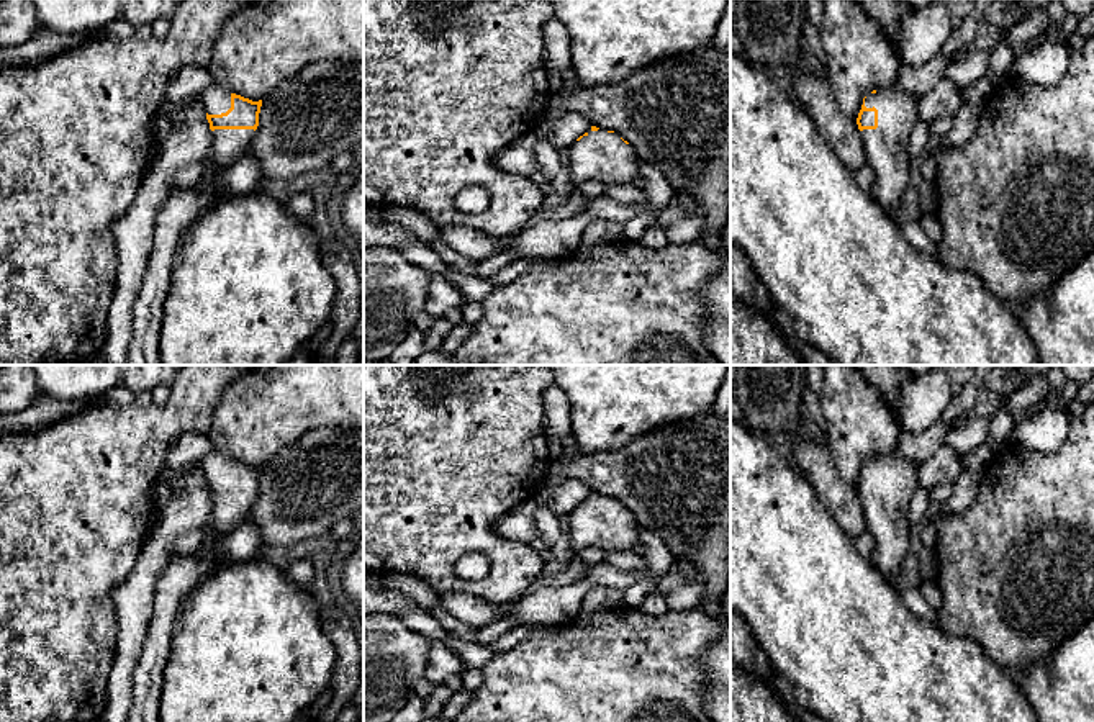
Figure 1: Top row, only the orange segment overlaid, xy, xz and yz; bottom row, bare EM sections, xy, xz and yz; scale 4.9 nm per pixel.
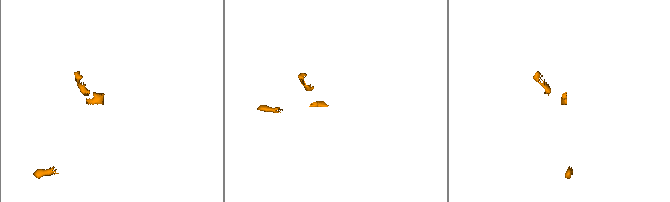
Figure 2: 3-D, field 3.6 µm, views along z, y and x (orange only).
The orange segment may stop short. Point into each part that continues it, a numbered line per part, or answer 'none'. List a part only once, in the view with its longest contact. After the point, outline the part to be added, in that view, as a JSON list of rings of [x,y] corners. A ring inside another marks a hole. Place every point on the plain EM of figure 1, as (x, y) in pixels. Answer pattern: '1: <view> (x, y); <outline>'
1: yz (885, 514); [[[889,452],[868,460],[865,473],[878,476],[878,494],[860,498],[865,526],[876,542],[871,563],[894,584],[911,547],[907,509],[919,488],[917,467],[914,460]]]

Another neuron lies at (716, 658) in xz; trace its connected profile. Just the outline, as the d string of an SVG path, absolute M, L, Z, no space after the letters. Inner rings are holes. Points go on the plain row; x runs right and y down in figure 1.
M730 583L721 599L719 639L699 657L706 675L703 699L712 722L730 722Z

